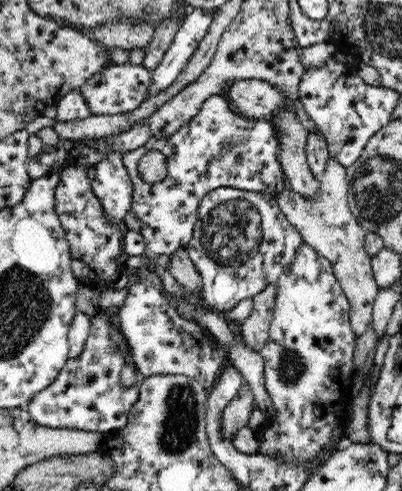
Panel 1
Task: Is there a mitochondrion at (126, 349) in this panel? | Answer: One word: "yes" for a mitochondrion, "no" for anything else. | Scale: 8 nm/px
no

